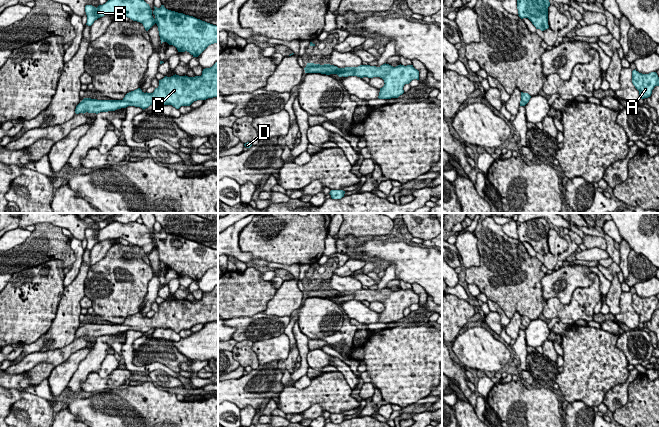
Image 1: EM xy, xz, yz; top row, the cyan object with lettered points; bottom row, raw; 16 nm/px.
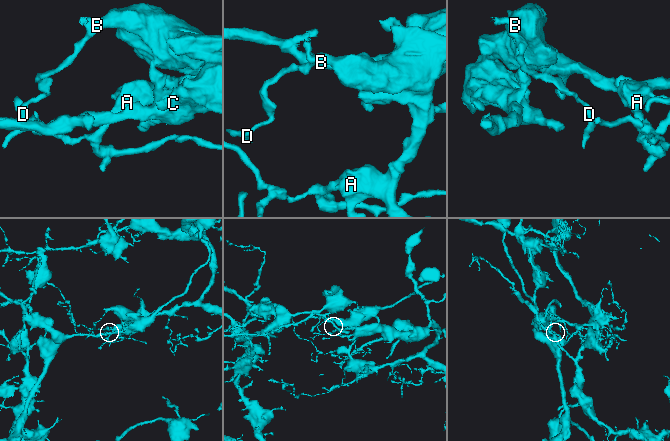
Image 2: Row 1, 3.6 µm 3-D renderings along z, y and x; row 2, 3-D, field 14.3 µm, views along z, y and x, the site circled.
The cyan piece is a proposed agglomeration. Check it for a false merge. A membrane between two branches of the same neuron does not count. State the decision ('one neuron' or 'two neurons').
one neuron

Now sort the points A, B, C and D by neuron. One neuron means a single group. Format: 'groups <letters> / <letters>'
groups A B C D

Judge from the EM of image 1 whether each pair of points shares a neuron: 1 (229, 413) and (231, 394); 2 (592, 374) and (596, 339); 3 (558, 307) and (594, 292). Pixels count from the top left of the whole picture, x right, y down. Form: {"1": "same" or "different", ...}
{"1": "different", "2": "same", "3": "same"}

